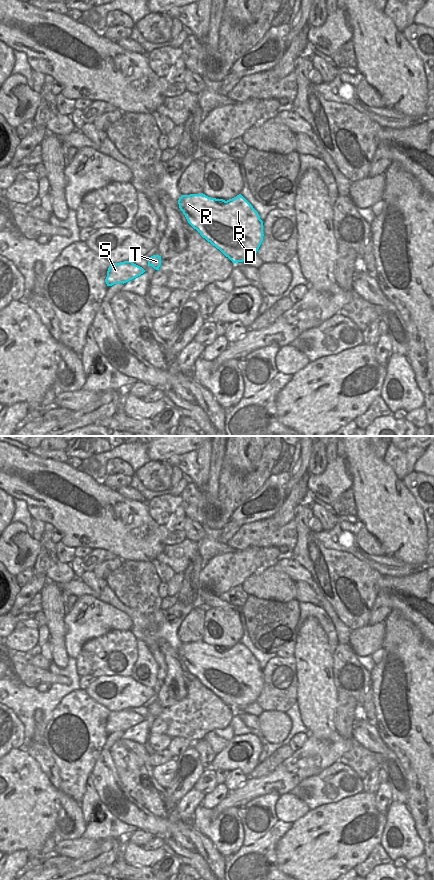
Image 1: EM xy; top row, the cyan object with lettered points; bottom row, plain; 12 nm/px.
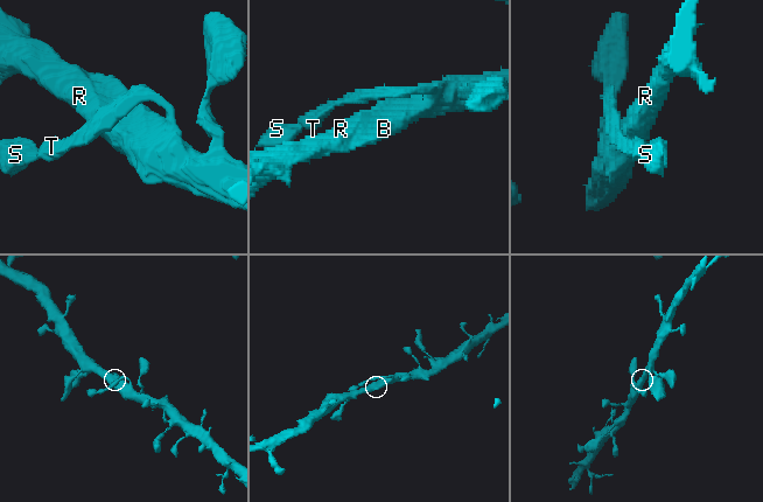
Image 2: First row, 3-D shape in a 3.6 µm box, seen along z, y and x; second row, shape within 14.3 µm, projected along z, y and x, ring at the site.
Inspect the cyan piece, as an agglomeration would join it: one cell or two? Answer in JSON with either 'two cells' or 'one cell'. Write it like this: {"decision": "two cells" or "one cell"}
{"decision": "one cell"}

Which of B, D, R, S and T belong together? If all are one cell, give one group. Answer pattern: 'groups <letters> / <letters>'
groups B D R S T

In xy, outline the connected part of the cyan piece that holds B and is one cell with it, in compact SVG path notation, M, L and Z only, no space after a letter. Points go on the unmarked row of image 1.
M203 641L181 643L178 652L188 671L233 711L243 710L257 701L264 684L263 669L241 642L227 649L211 646Z

